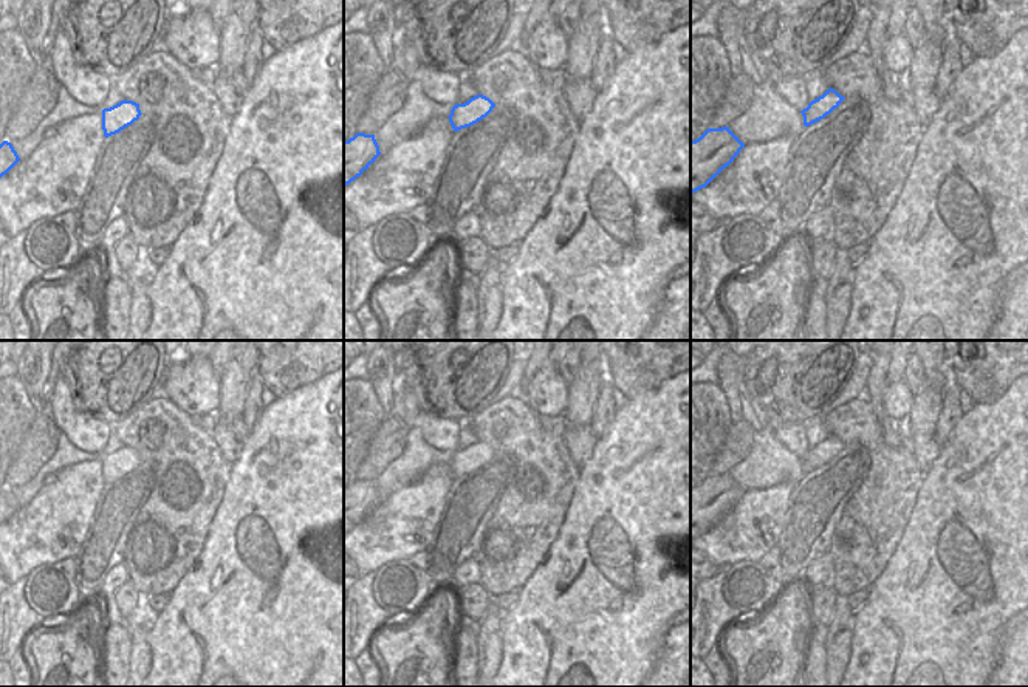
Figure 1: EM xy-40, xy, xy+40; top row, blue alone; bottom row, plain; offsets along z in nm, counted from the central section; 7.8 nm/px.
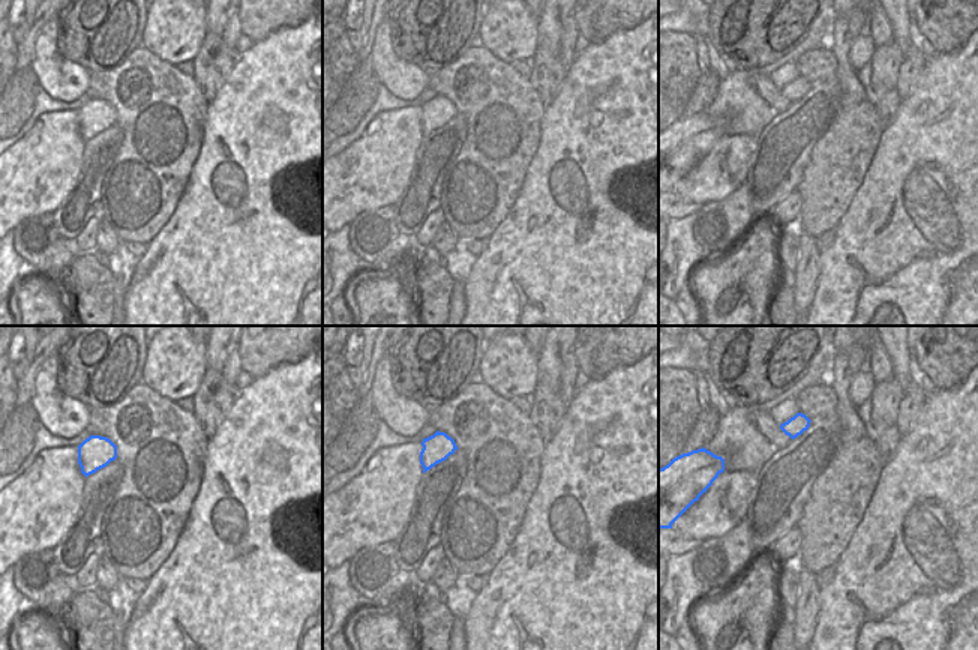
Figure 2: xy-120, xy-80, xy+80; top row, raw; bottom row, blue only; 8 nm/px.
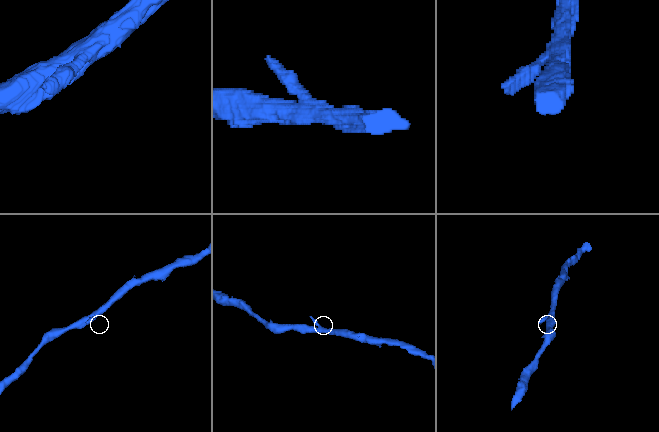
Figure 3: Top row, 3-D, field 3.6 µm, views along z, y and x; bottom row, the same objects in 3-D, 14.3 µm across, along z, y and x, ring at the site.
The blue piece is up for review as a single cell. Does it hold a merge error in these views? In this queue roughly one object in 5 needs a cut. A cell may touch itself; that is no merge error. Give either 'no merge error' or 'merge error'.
no merge error

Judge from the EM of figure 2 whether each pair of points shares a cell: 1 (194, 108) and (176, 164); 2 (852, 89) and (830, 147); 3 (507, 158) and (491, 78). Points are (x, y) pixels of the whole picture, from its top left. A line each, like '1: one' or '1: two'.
1: one
2: two
3: one

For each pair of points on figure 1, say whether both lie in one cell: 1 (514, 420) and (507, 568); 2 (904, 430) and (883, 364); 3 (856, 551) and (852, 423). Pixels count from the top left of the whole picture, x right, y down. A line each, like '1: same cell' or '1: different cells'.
1: same cell
2: different cells
3: same cell

